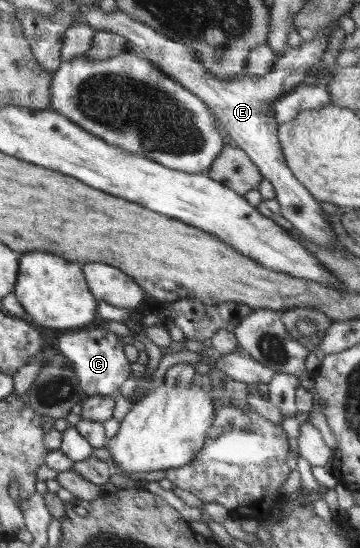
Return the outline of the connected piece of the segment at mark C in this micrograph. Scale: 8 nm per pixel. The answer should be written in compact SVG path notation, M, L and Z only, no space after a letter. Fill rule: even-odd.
M102 326L94 330L62 334L58 342L60 342L58 350L72 364L86 397L114 395L124 384L124 380L128 380L128 376L131 376L131 363L124 356L124 344L118 342L118 336L114 332L104 330Z

